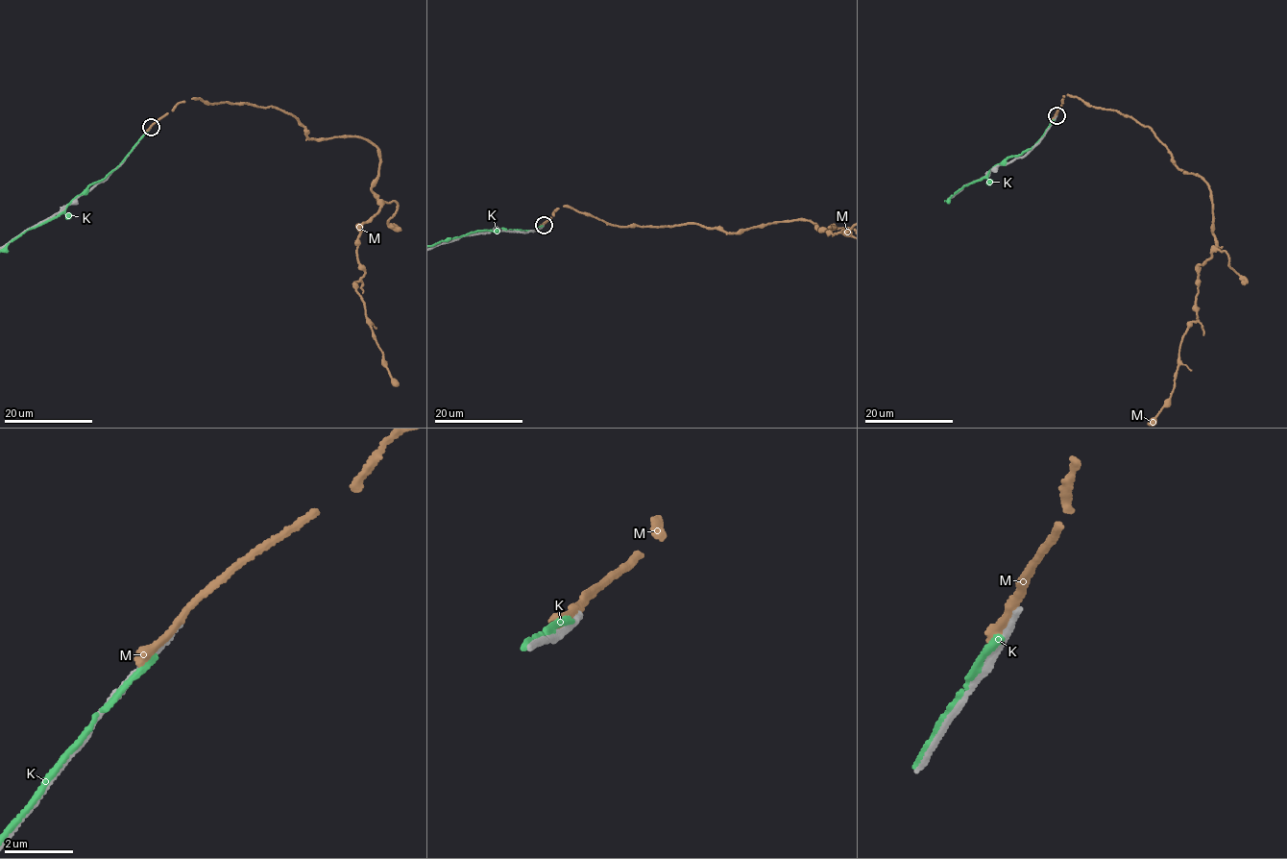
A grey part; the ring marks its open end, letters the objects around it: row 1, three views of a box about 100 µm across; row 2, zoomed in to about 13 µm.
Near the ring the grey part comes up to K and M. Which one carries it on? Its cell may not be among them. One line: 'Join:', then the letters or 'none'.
Join: none

